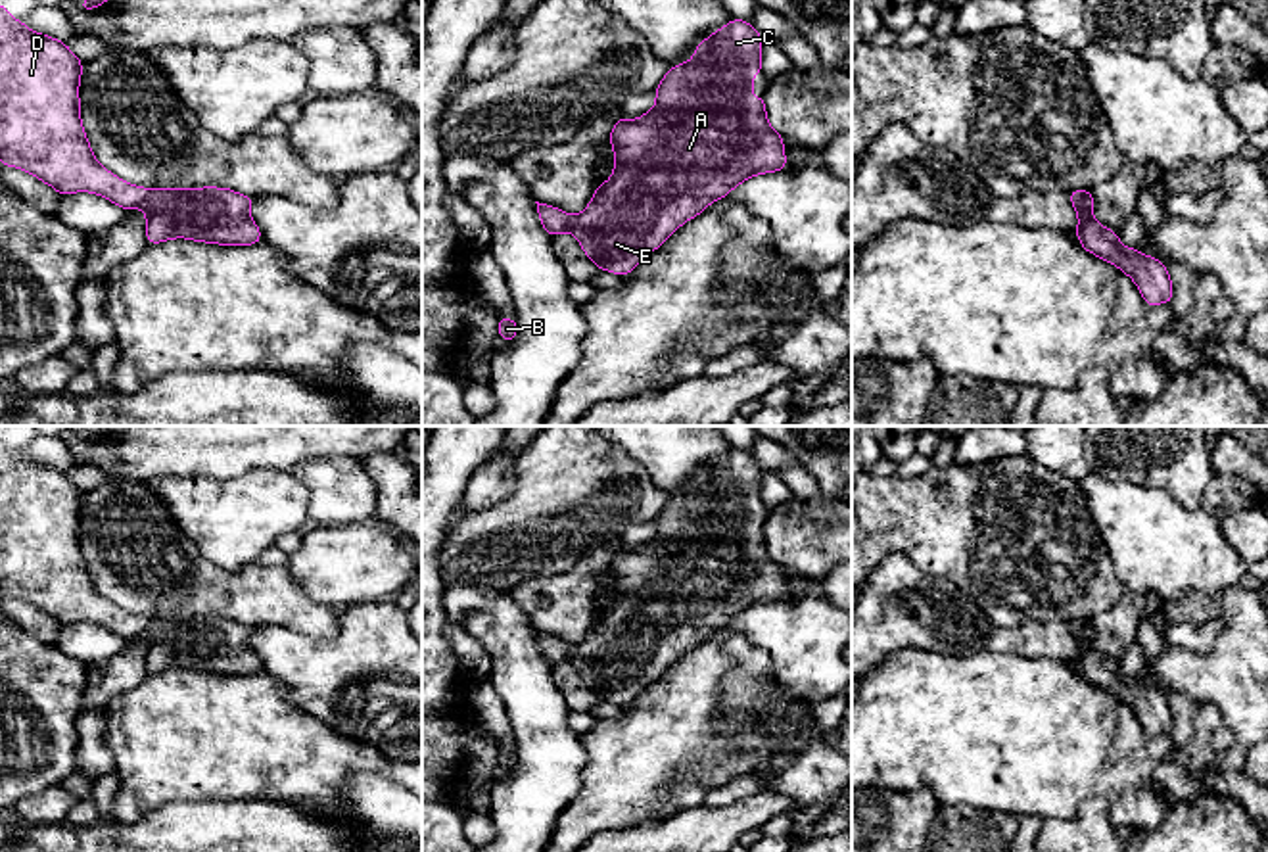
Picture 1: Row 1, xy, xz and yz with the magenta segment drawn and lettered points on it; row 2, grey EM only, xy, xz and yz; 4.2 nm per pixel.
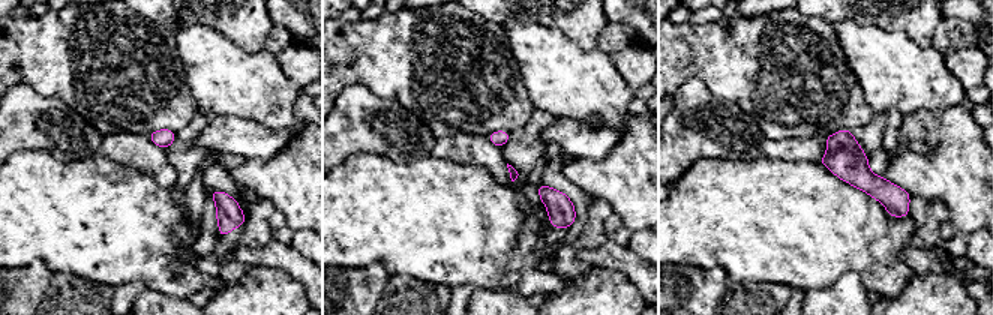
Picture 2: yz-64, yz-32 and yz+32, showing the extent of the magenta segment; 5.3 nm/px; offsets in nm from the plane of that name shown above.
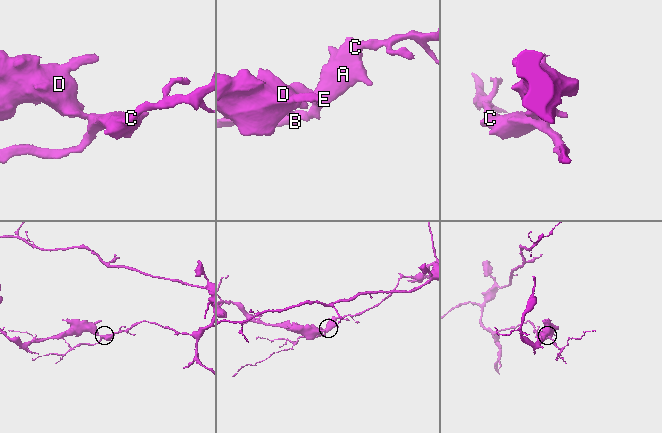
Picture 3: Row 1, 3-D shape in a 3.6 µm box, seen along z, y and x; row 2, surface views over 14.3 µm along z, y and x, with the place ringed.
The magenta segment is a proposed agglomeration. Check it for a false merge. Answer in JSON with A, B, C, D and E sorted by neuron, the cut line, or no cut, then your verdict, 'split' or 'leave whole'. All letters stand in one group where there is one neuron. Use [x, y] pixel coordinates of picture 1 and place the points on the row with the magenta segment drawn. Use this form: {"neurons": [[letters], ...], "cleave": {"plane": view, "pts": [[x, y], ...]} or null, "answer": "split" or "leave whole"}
{"neurons": [["A", "C", "E"], ["B", "D"]], "cleave": {"plane": "xy", "pts": [[148, 190], [140, 206]]}, "answer": "split"}

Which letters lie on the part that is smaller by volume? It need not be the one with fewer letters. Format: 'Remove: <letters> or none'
Remove: A, C, E

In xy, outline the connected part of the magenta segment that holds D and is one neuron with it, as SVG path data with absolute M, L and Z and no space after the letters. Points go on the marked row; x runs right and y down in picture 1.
M0 4L0 163L23 169L61 196L94 192L130 211L144 205L148 190L104 169L81 123L79 83L82 61L48 35L29 31Z

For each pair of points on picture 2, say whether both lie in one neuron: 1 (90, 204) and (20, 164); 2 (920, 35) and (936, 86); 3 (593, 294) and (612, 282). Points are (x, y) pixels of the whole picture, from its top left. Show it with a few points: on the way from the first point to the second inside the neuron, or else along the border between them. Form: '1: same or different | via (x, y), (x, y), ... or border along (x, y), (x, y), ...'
1: same | via (72, 204), (60, 204), (38, 182)
2: different | border along (893, 30), (903, 32), (921, 47), (930, 47)
3: same | via (597, 294), (608, 287)

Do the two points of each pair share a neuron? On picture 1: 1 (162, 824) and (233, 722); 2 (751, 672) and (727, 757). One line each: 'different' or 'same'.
1: different
2: different

